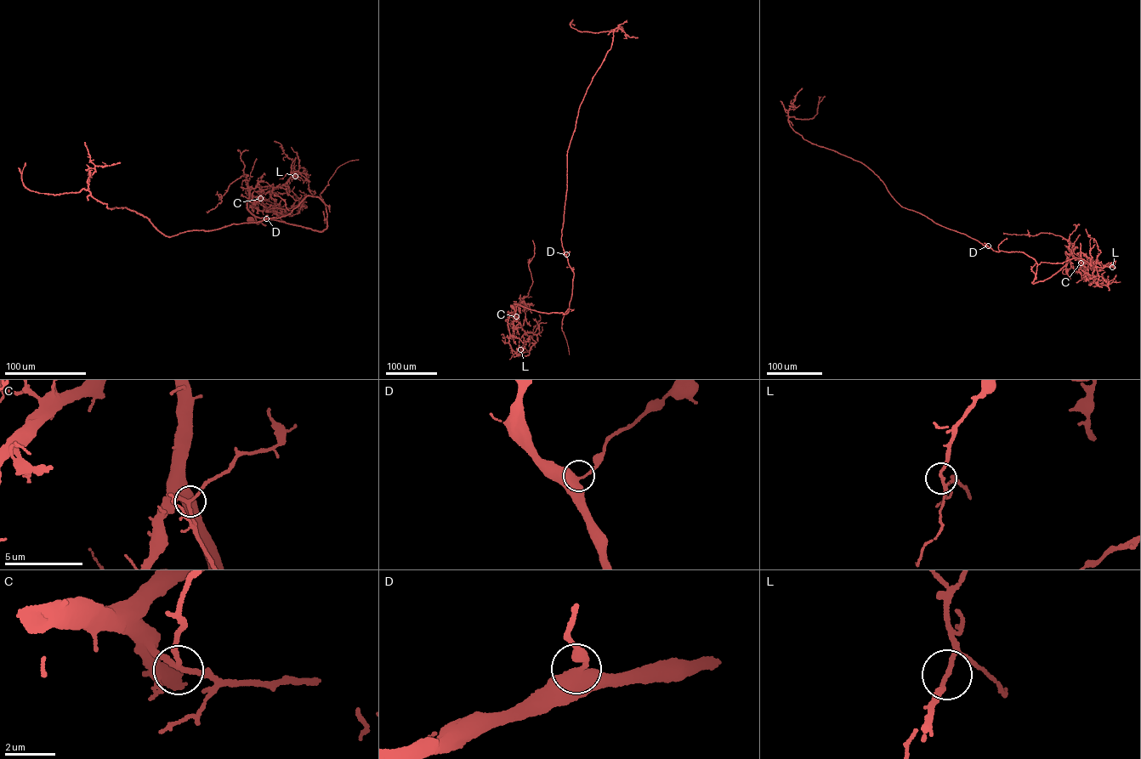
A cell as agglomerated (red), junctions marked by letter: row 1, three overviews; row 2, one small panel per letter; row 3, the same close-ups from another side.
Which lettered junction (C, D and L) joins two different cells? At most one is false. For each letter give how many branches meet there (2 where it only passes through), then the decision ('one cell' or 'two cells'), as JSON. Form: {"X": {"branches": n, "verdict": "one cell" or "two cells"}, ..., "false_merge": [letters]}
{"C": {"branches": 3, "verdict": "one cell"}, "D": {"branches": 2, "verdict": "one cell"}, "L": {"branches": 2, "verdict": "one cell"}, "false_merge": []}

